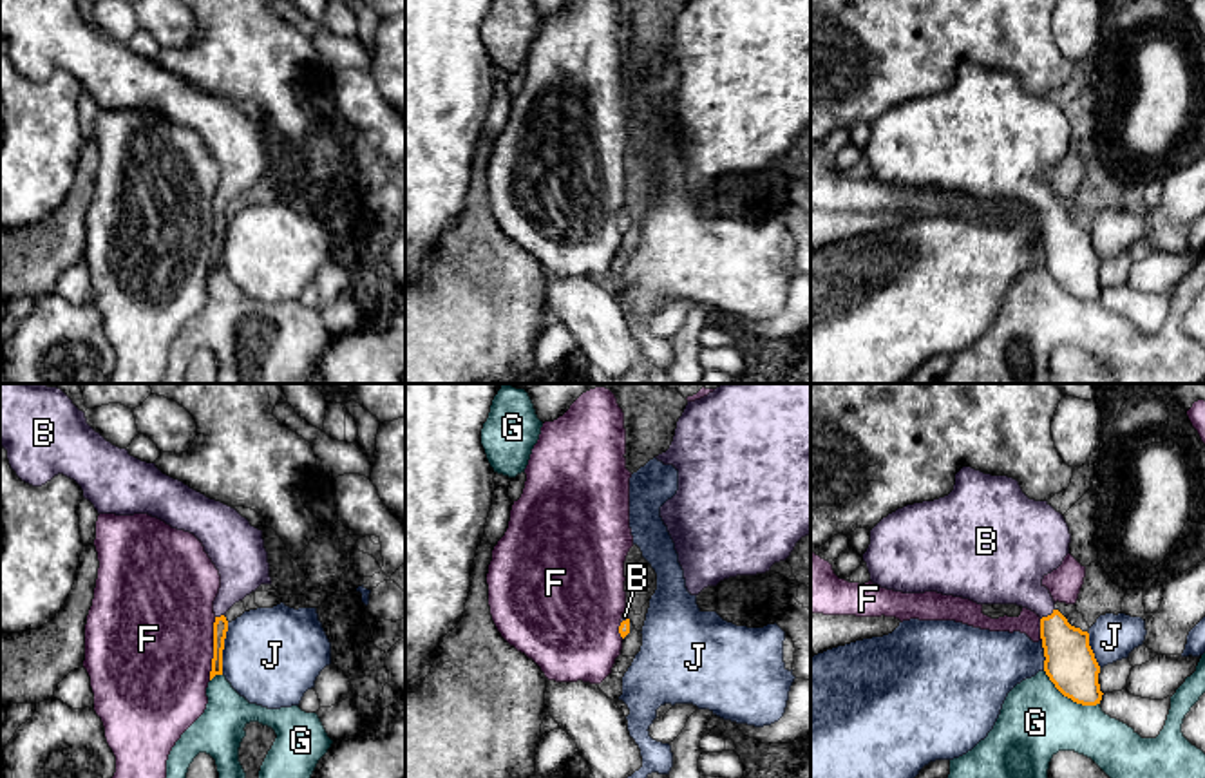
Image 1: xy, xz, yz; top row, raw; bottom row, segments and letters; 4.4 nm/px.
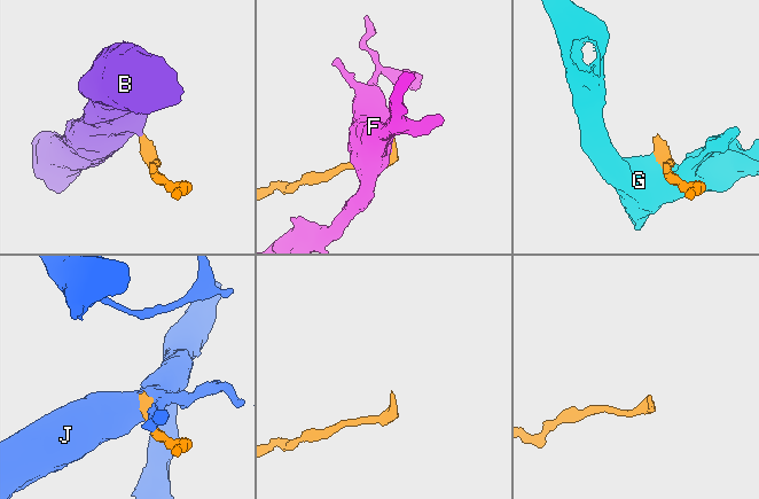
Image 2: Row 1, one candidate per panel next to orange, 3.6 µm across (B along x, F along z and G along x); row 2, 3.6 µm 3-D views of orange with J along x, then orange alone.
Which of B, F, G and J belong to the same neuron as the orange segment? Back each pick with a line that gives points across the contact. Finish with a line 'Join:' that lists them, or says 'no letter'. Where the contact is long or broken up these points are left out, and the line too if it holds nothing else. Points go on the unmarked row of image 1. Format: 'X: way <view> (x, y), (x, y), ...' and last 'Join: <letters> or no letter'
B: way yz (1070, 257), (1068, 246), (1048, 210), (1044, 201), (1012, 167)
Join: B

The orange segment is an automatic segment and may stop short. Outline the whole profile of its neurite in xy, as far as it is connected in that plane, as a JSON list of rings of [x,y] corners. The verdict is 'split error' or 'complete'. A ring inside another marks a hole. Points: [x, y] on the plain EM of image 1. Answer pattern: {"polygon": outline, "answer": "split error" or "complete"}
{"polygon": [[[0,0],[2,42],[16,71],[33,81],[63,69],[81,81],[98,109],[148,109],[203,138],[221,170],[210,275],[223,270],[226,206],[261,179],[271,179],[262,125],[235,103],[107,36],[76,0]]], "answer": "split error"}

